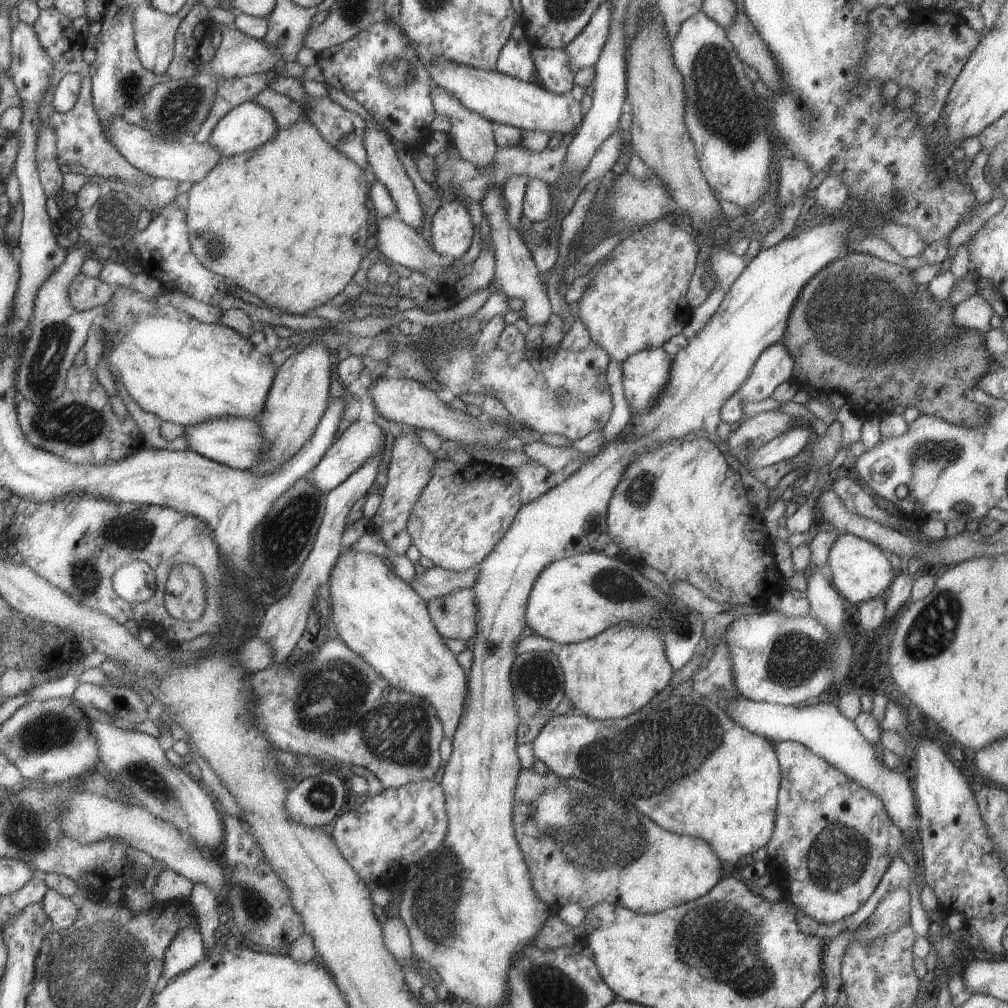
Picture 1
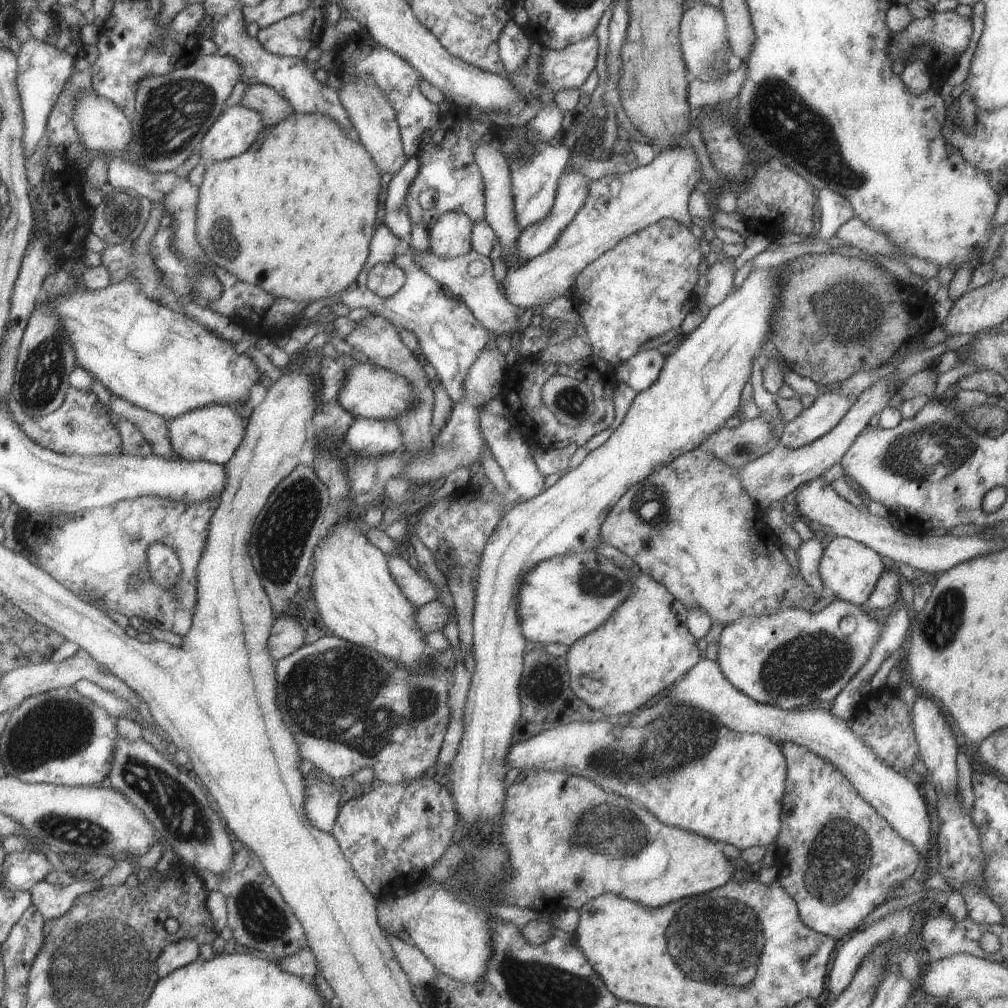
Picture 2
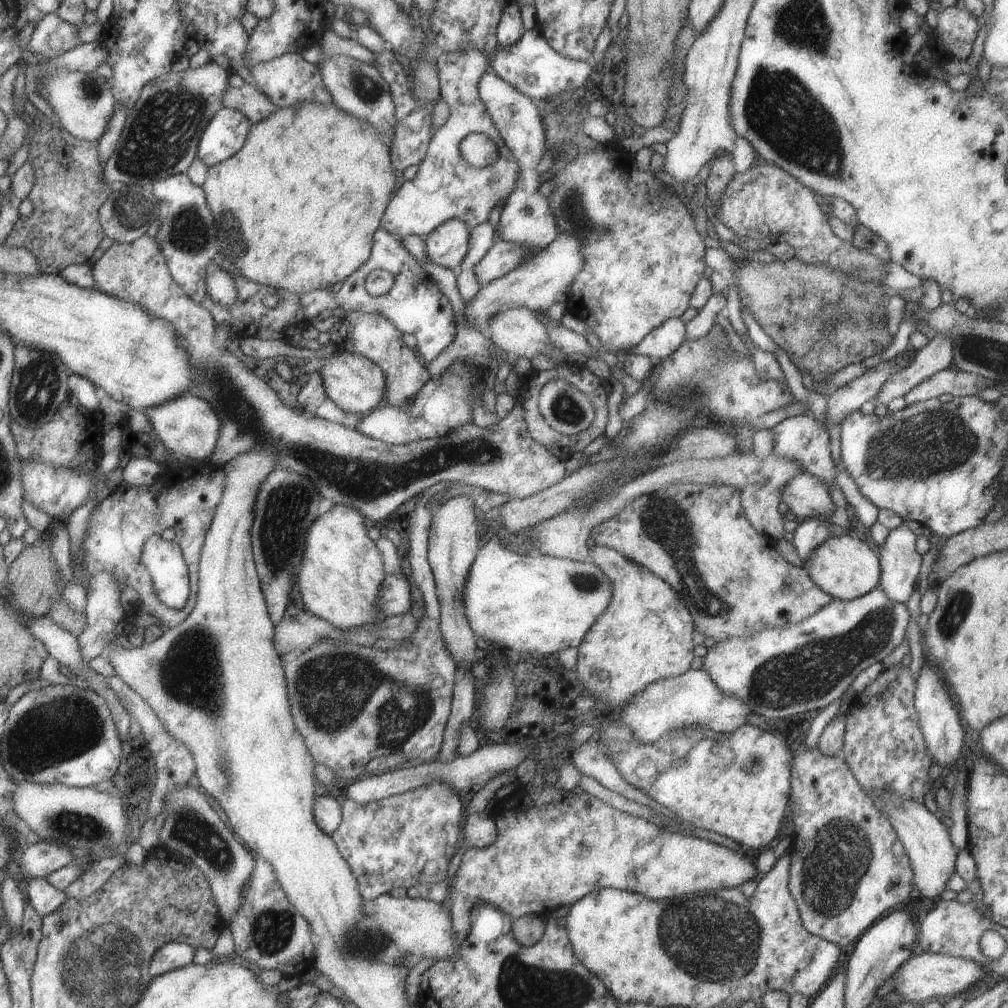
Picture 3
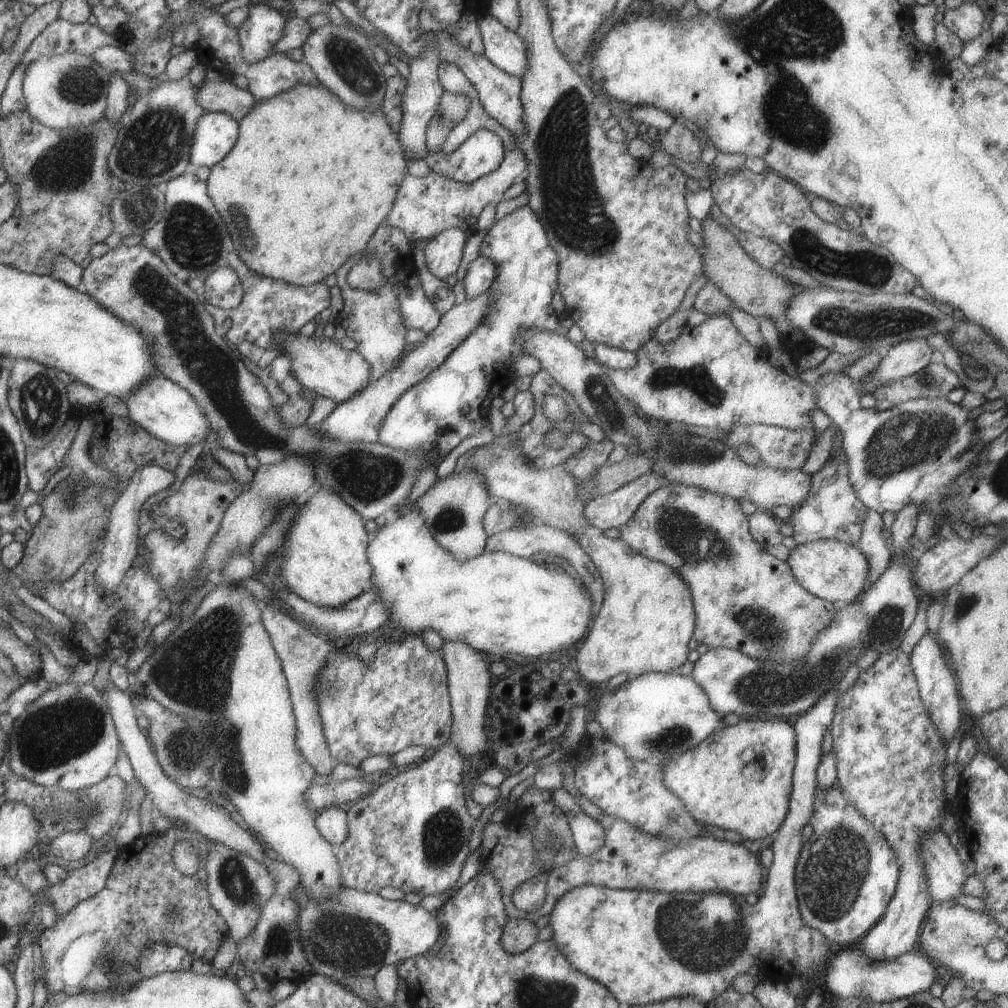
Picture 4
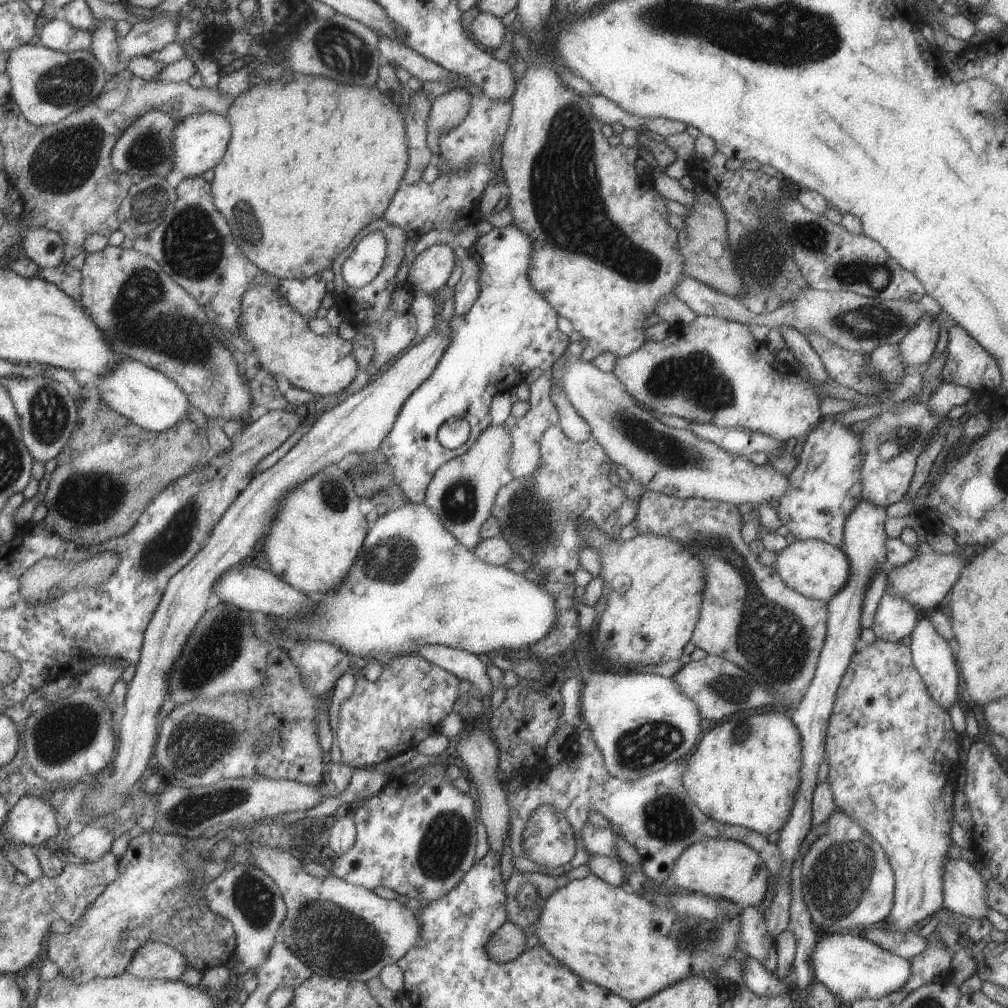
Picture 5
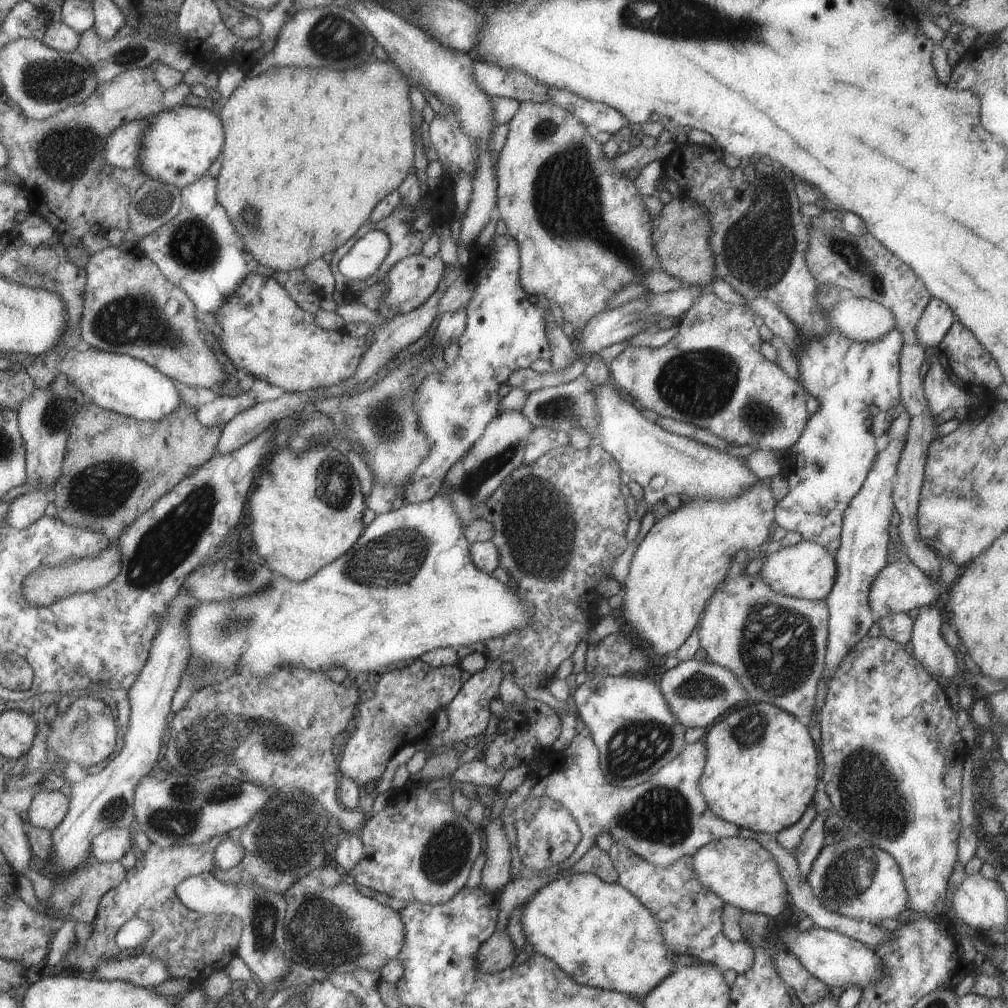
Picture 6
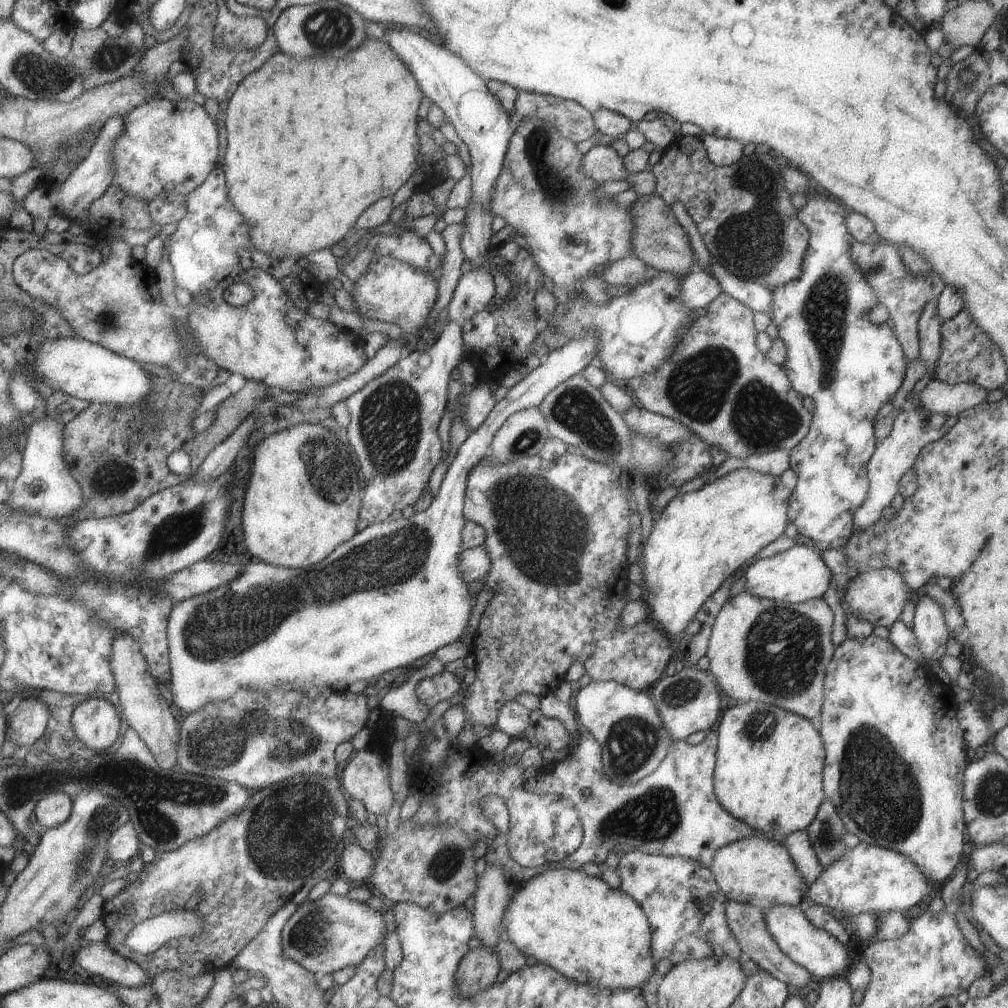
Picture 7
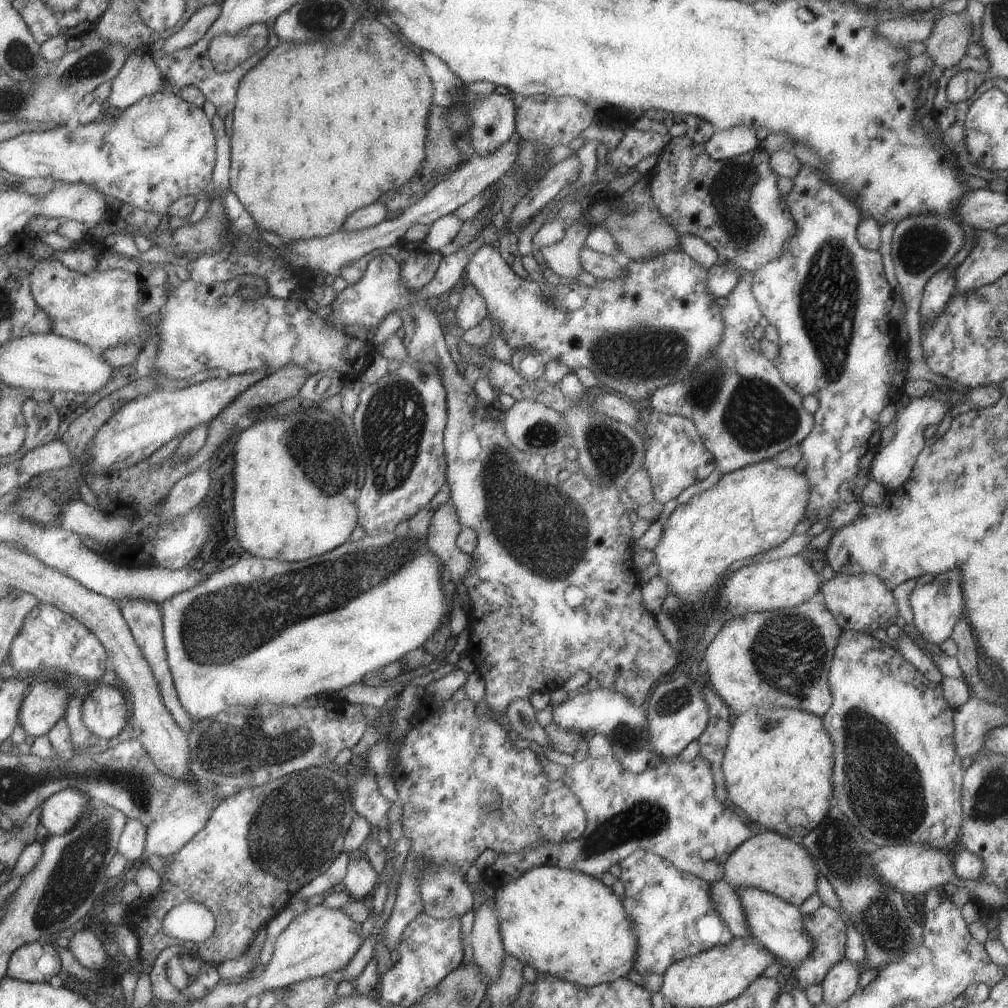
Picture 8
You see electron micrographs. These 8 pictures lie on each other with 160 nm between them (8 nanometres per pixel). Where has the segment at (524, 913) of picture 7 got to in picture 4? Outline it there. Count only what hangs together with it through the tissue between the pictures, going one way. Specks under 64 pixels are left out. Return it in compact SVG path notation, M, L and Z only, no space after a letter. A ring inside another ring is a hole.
M831 687L826 693L822 694L822 697L818 698L818 701L808 711L800 713L793 724L796 740L796 759L794 760L794 767L792 770L792 789L790 792L787 814L777 830L777 837L770 845L772 848L772 863L768 868L765 887L760 897L757 899L757 902L748 905L744 901L744 897L726 892L661 892L644 891L641 889L610 889L592 884L582 884L581 886L568 890L561 898L557 899L557 902L555 902L551 909L548 922L552 930L551 940L555 943L559 952L567 959L567 962L570 962L571 966L575 967L575 970L586 974L589 978L605 986L617 999L617 1002L620 1003L622 1007L625 1007L630 1005L646 1005L660 1000L667 1000L668 998L685 996L695 997L696 1001L703 1001L706 1004L707 1001L712 1001L718 994L730 988L733 978L735 978L737 974L745 974L749 966L756 966L757 969L761 968L763 972L767 972L771 981L783 981L785 983L791 975L797 975L801 980L803 980L803 978L805 978L805 980L807 980L807 978L811 980L813 972L817 970L817 966L821 966L821 964L823 966L826 965L825 960L827 960L827 952L829 952L829 941L818 930L807 927L802 921L798 909L794 874L797 858L799 858L799 853L804 843L803 837L801 837L801 829L809 822L809 817L812 813L814 790L816 787L816 768L819 764L820 756L822 755L821 740L823 740L823 735L827 732L827 727L831 724L836 699L837 688Z

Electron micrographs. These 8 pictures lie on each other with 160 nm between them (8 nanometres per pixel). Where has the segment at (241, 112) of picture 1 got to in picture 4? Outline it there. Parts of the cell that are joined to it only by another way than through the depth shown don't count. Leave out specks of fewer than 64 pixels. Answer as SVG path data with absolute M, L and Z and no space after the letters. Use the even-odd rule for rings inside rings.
M203 113L195 122L193 142L190 146L190 170L199 166L211 168L235 144L238 122L228 114Z

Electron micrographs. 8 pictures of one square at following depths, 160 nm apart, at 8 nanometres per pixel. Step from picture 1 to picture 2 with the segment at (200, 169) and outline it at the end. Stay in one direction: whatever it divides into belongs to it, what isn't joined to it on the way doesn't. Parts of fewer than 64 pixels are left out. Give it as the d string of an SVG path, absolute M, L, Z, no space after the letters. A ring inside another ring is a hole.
M93 88L79 93L74 98L74 110L72 116L73 126L82 141L82 146L87 151L105 151L119 154L128 144L131 136L130 119L123 111L109 101L101 97Z

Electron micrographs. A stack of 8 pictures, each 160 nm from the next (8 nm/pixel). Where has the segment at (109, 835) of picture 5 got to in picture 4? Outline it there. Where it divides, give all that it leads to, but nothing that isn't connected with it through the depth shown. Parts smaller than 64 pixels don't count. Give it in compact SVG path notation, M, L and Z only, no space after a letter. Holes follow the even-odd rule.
M84 830L67 831L51 839L48 859L62 858L63 863L79 860L94 849L95 840Z

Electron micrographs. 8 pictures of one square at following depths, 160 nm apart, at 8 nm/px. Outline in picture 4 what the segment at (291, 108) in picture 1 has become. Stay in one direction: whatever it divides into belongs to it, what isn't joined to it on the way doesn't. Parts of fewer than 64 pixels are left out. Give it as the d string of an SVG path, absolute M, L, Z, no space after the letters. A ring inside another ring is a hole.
M229 78L219 82L204 80L194 97L204 113L222 112L237 122L256 105L251 93L236 87Z

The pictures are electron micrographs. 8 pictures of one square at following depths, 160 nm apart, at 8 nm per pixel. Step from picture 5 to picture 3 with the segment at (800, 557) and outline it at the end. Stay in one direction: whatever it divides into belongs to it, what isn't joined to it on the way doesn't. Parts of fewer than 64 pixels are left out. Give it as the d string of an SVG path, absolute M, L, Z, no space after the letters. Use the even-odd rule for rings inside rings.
M847 534L831 535L823 544L814 548L802 564L809 578L833 599L850 601L879 585L877 551L865 536L851 538Z

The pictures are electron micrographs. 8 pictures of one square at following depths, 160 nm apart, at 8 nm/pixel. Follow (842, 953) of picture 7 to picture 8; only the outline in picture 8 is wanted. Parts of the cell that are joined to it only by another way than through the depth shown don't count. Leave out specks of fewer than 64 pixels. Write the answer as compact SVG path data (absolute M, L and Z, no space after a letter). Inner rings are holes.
M751 887L739 888L739 890L735 890L735 893L741 900L741 908L747 918L749 934L768 952L771 952L777 961L782 964L793 964L803 962L803 958L811 956L813 940L809 938L809 934L803 928L803 915L797 906L784 902L763 890Z

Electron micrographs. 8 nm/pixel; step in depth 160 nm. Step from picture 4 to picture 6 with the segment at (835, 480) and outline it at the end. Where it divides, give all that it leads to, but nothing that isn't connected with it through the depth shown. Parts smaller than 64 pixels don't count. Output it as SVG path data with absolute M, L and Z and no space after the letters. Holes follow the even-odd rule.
M818 286L816 300L827 330L819 338L807 338L806 333L797 330L801 340L795 353L799 364L797 382L819 401L819 408L810 414L797 442L785 451L782 474L789 490L773 510L776 526L797 532L802 541L823 546L831 556L839 549L844 511L861 489L877 454L870 406L881 412L891 411L900 403L901 392L901 332L893 328L873 342L853 342L843 338L831 326L827 312L844 293L845 290L833 286Z

